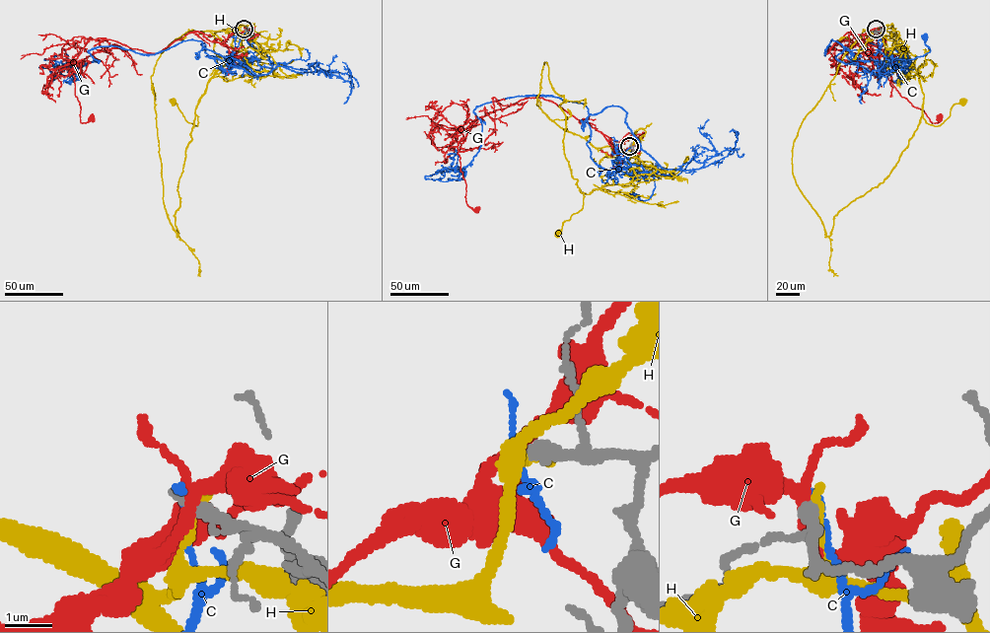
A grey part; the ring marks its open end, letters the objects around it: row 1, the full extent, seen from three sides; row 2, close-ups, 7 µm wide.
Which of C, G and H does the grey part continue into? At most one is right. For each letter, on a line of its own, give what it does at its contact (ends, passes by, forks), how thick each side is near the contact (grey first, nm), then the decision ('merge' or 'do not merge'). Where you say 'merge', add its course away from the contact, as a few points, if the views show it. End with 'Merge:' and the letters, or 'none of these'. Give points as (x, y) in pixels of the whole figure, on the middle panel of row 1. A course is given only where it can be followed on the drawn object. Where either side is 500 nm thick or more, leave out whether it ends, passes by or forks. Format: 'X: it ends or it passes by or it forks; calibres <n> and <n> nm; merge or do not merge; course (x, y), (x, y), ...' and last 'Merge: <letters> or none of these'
C: it passes by; calibres 340 and 100 nm; do not merge
G: it forks; calibres 360 and 240 nm; do not merge
H: it ends; calibres 360 and 220 nm; do not merge
Merge: none of these

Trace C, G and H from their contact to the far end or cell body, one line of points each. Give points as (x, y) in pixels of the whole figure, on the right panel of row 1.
C: (876, 30), (882, 44), (876, 55), (883, 68), (901, 59), (913, 59), (929, 51), (925, 37)
G: (876, 30), (866, 42), (848, 32), (827, 53), (850, 38), (902, 97), (932, 123), (939, 117)
H: (876, 30), (892, 25), (885, 30), (900, 38), (918, 75), (927, 123), (939, 125), (953, 106), (963, 102)

